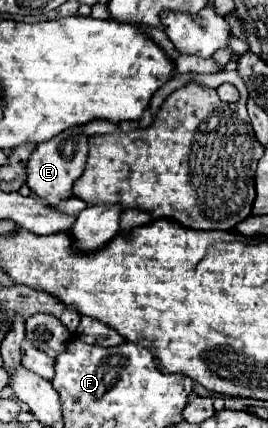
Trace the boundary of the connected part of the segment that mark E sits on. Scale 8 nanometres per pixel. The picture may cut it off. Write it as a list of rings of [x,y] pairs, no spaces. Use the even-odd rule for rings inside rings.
[[[80,126],[64,130],[46,142],[40,142],[26,166],[26,186],[36,196],[44,198],[50,206],[58,206],[60,200],[74,196],[72,186],[84,172],[86,154],[88,154],[88,136],[82,134]]]

